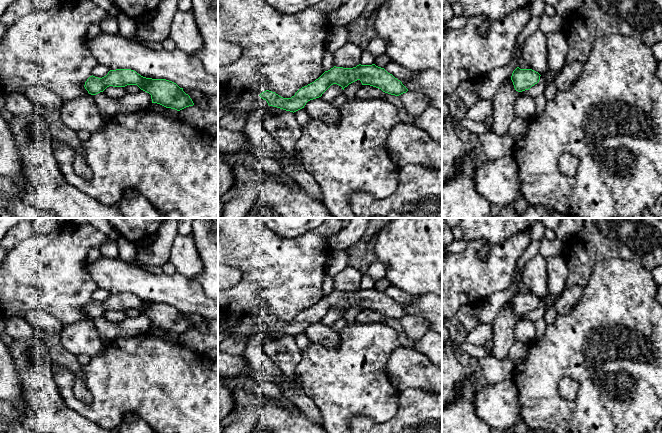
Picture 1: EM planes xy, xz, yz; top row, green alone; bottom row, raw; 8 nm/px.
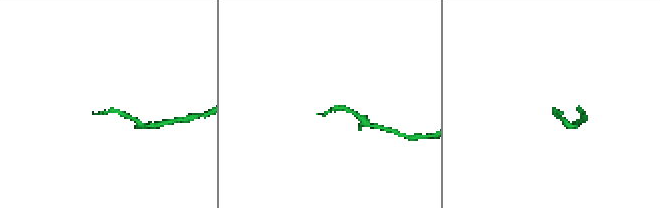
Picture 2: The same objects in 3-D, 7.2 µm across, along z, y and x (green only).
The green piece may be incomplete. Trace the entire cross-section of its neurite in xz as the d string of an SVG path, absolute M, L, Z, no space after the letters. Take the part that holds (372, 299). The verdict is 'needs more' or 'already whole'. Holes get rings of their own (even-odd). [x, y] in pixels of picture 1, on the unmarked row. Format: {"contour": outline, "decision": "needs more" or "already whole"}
{"contour": "M359 288L353 292L334 290L314 306L299 313L291 322L283 322L269 314L260 319L246 315L231 329L231 334L252 336L269 329L294 337L304 332L308 325L321 321L331 309L337 308L344 314L357 304L360 304L362 309L370 309L395 320L408 315L400 304L375 288Z", "decision": "needs more"}

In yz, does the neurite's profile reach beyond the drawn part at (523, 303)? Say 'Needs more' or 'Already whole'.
Already whole

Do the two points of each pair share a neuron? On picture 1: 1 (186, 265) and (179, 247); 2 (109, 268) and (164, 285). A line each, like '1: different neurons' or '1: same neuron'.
1: same neuron
2: same neuron

